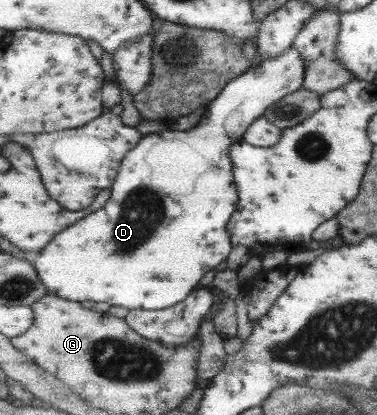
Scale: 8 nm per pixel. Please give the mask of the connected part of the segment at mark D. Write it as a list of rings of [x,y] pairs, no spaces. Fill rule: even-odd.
[[[288,47],[277,57],[247,67],[210,103],[208,112],[196,126],[183,131],[166,129],[145,135],[123,160],[111,187],[112,198],[95,213],[58,233],[40,251],[34,266],[50,293],[71,301],[98,301],[133,310],[162,310],[185,301],[200,285],[205,273],[227,261],[233,249],[229,223],[238,210],[239,194],[231,146],[240,142],[246,127],[261,117],[267,107],[302,88],[303,64],[298,51]]]

